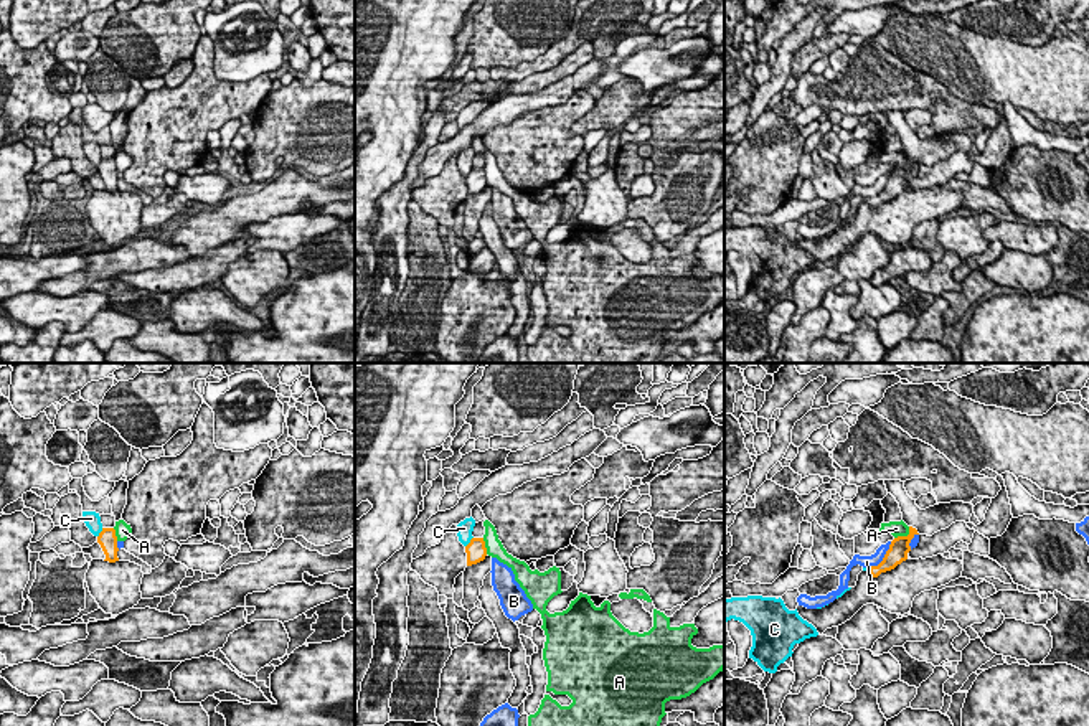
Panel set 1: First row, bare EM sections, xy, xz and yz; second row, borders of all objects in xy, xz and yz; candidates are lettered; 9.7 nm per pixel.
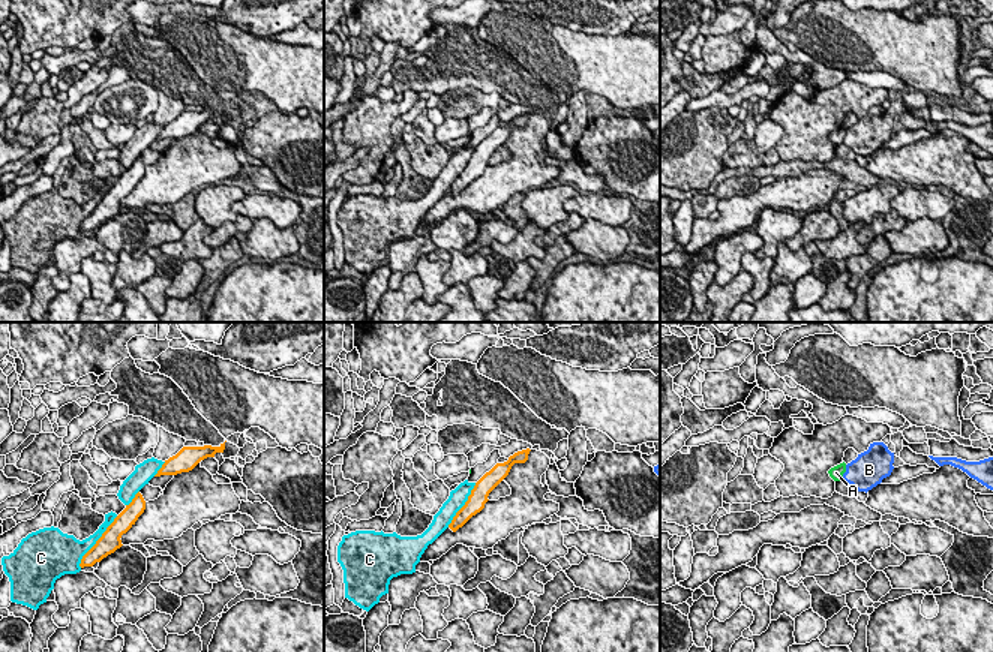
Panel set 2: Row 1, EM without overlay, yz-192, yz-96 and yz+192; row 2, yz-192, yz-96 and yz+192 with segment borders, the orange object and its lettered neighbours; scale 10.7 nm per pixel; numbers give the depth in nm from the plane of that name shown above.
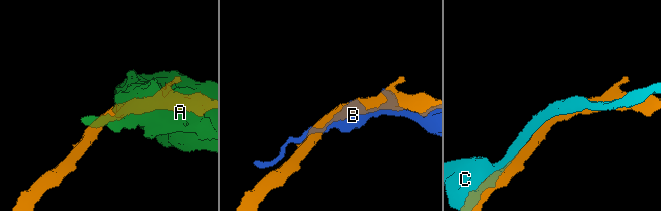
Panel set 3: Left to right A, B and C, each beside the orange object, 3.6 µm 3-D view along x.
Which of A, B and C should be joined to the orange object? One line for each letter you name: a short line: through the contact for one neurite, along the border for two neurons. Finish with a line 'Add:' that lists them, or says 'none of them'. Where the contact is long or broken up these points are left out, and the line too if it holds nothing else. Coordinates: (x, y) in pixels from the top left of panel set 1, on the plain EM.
Add: none of them

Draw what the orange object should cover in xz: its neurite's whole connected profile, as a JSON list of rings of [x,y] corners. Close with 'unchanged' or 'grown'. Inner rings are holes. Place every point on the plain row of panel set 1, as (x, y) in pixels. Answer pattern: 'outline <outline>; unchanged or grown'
outline [[[472,168],[470,173],[465,177],[465,183],[467,183],[467,196],[483,191],[487,186],[483,168]]]; unchanged

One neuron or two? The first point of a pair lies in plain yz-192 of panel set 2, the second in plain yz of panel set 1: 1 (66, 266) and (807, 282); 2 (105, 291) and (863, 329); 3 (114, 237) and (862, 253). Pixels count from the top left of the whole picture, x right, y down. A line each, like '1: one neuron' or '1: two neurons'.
1: one neuron
2: two neurons
3: one neuron

